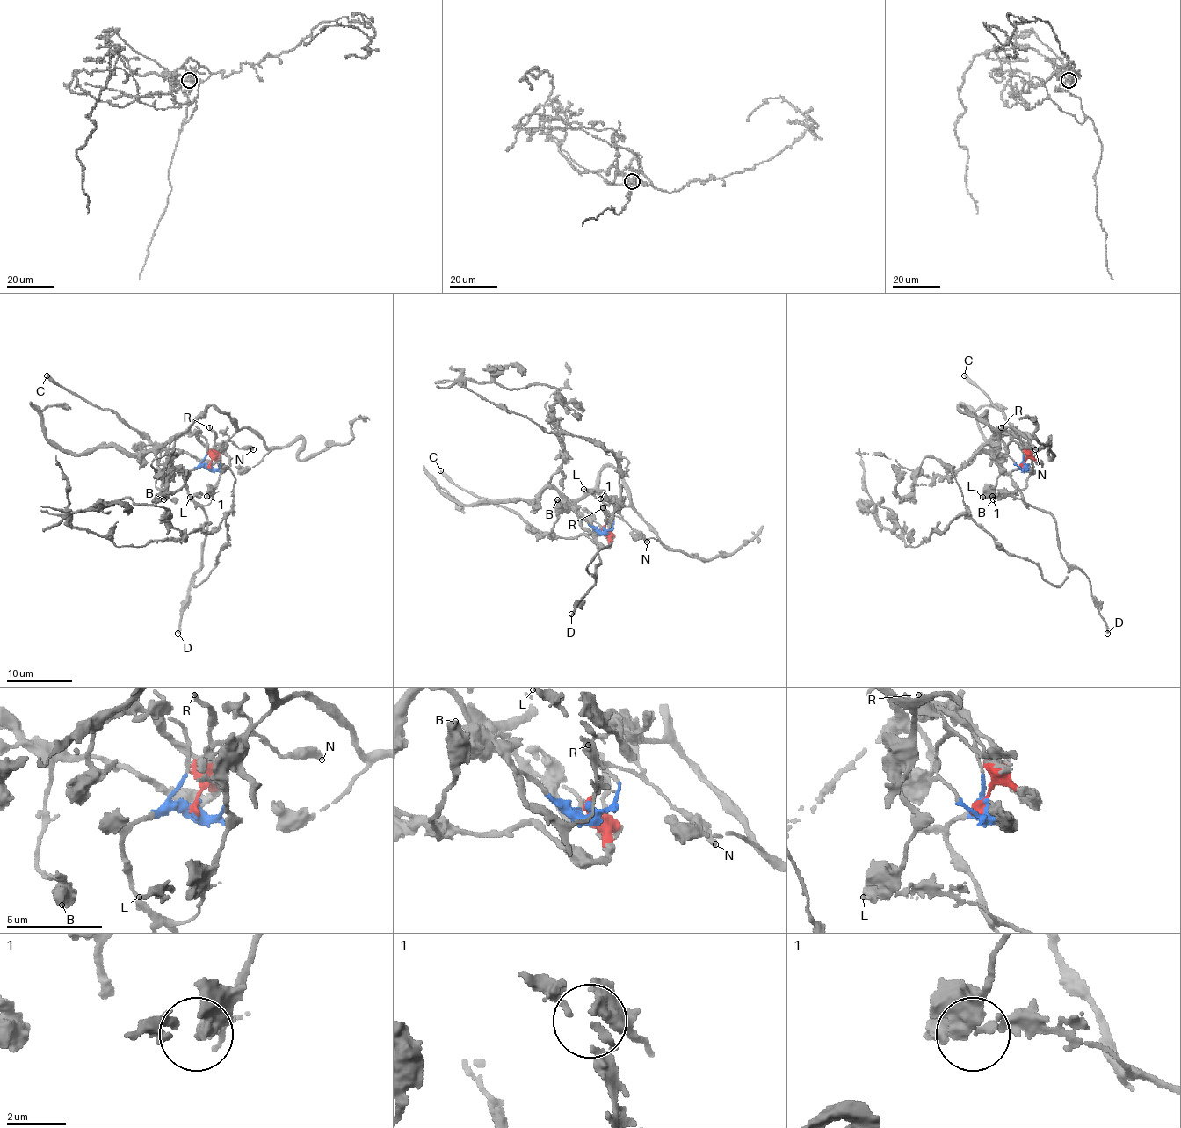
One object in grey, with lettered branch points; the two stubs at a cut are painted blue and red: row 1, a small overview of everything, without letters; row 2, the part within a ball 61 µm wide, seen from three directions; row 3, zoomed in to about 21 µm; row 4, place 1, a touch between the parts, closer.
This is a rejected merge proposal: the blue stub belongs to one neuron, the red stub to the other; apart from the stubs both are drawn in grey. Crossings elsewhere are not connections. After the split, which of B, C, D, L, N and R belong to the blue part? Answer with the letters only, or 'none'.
D, L, N

